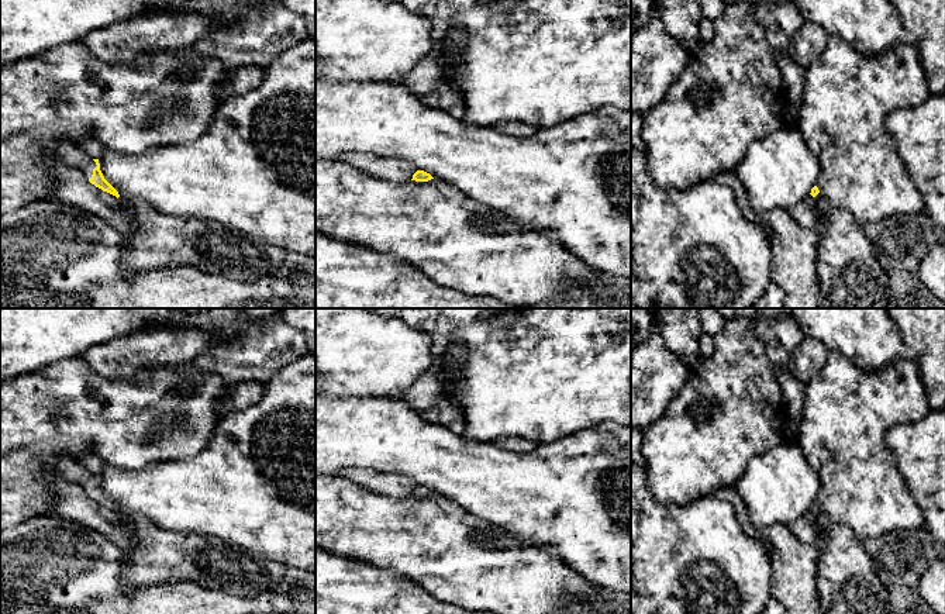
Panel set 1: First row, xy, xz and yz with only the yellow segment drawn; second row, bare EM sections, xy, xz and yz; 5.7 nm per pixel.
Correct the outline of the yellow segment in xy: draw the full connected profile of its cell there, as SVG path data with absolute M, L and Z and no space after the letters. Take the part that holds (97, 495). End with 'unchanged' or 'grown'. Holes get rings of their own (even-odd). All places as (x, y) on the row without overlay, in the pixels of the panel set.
M63 456L56 463L56 473L61 479L83 487L89 497L96 503L115 511L117 514L120 513L118 507L104 494L99 475L92 475L80 462Z | grown

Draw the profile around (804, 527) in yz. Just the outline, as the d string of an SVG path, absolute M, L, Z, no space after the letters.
M811 510L791 521L787 527L800 541L806 544L814 544L818 541L817 518Z

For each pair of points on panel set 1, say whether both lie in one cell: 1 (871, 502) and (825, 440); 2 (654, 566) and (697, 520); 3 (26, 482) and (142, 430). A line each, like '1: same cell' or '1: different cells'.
1: same cell
2: same cell
3: same cell

